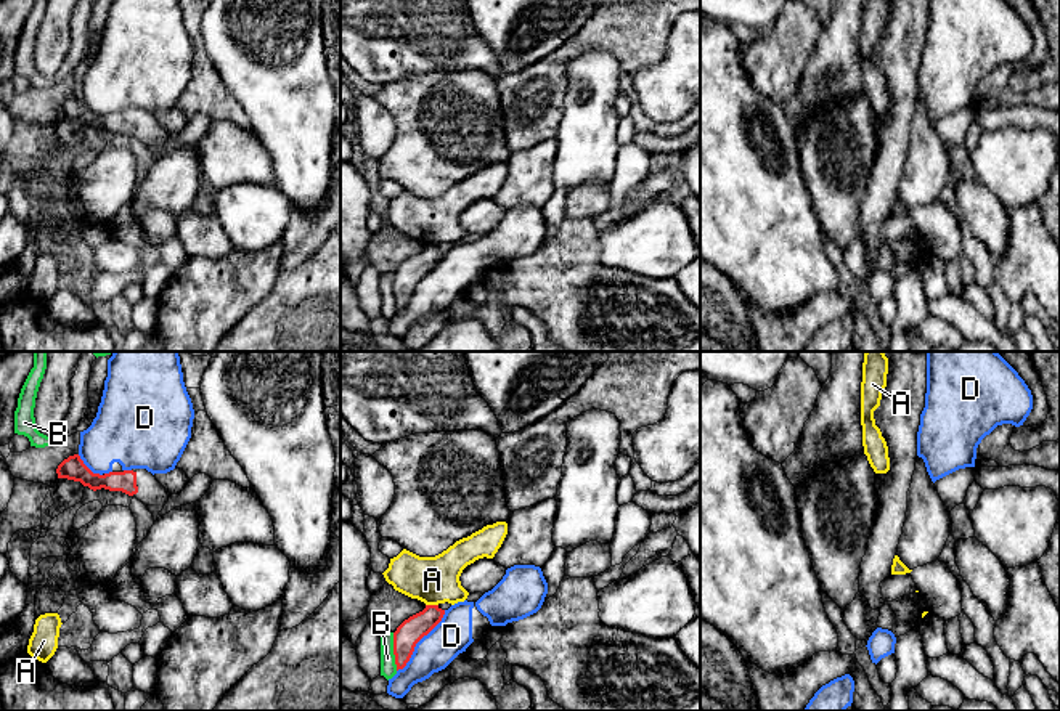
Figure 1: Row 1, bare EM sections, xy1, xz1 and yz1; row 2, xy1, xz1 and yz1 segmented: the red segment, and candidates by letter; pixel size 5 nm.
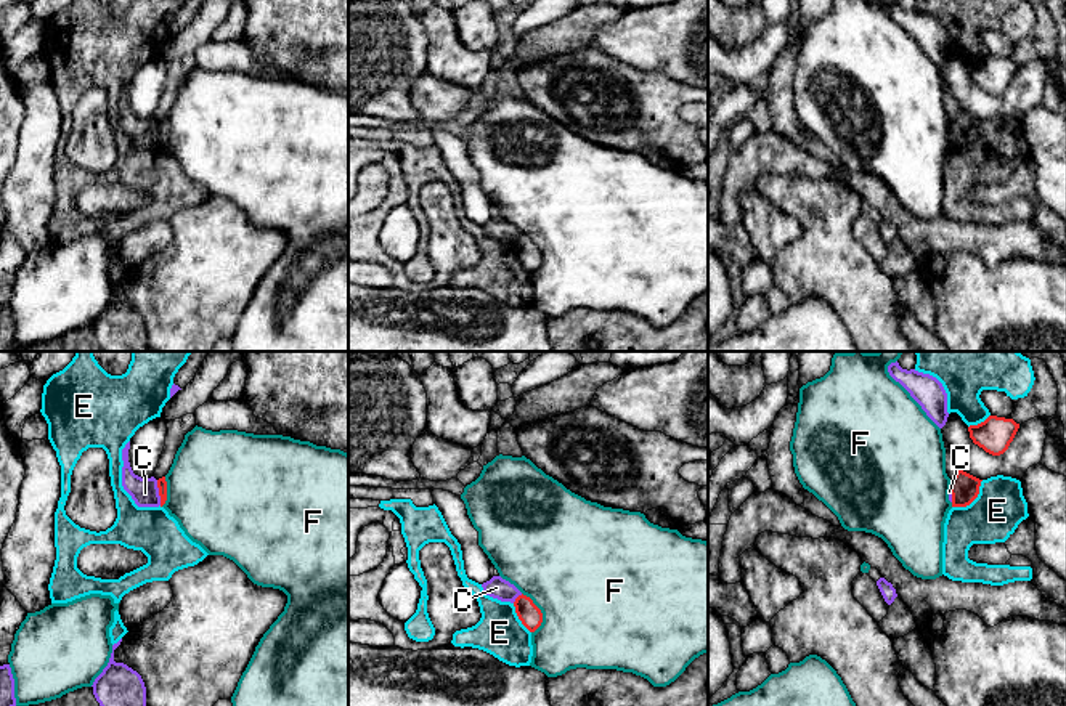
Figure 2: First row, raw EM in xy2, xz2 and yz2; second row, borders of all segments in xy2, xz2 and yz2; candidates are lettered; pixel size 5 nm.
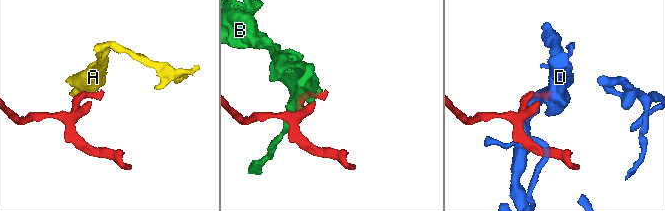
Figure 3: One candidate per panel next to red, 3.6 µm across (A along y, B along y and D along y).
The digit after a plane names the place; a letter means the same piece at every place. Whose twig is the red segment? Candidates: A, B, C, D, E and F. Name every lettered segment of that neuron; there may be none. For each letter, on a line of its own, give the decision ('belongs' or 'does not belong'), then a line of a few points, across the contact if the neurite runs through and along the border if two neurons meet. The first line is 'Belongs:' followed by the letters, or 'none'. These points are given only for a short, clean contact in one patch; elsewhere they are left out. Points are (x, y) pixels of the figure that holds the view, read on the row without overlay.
Belongs: none
A: does not belong; line xz1 (426, 244), (437, 246)
B: does not belong
C: does not belong; line xy2 (156, 121), (161, 145)
D: does not belong
E: does not belong
F: does not belong

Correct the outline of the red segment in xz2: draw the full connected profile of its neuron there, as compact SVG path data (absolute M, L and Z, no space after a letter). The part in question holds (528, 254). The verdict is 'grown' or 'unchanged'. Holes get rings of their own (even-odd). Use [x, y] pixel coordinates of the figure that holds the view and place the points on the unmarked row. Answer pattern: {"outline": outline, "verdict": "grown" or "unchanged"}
{"outline": "M523 234L519 236L514 242L514 247L519 260L530 273L535 273L541 266L543 254L530 237Z", "verdict": "unchanged"}

